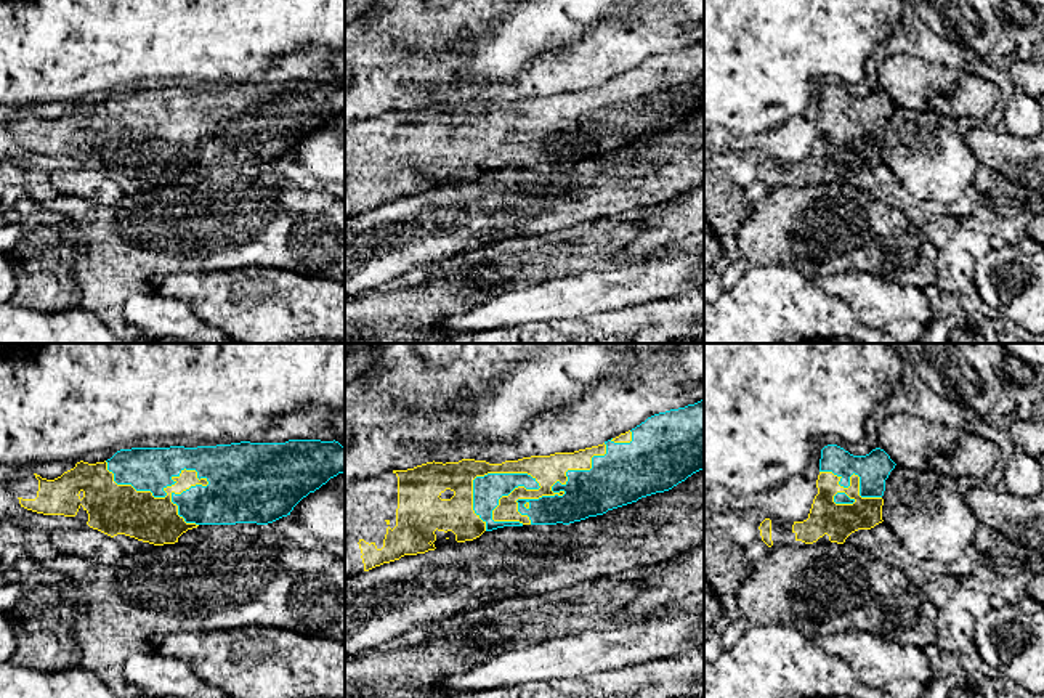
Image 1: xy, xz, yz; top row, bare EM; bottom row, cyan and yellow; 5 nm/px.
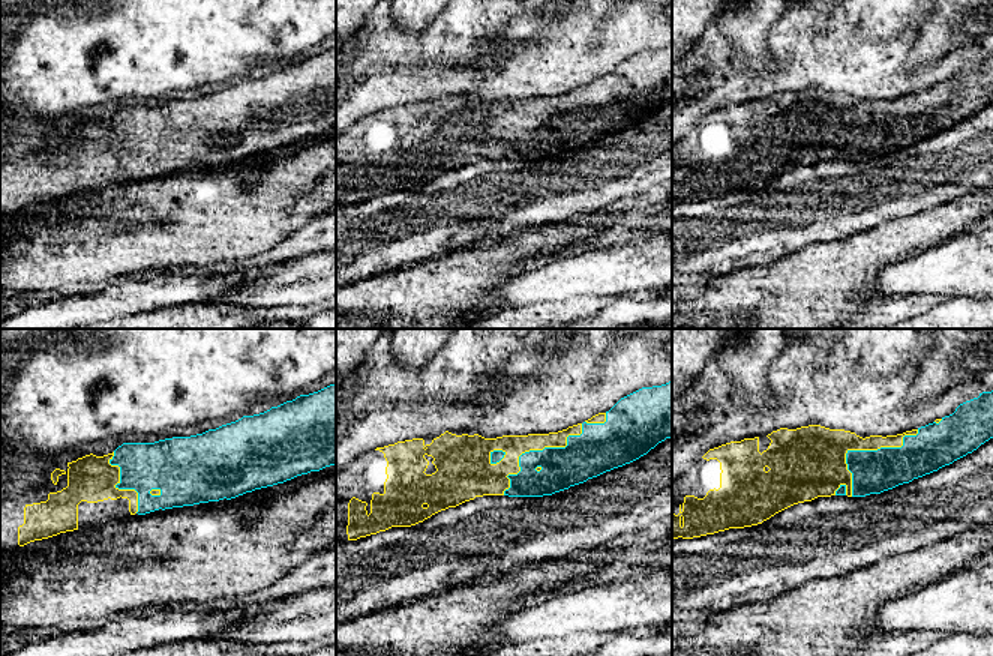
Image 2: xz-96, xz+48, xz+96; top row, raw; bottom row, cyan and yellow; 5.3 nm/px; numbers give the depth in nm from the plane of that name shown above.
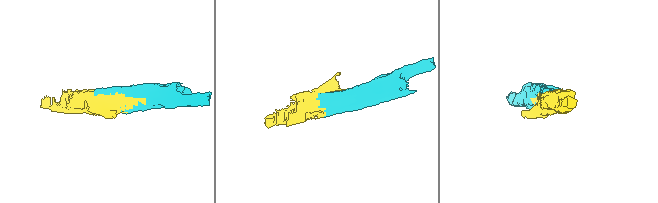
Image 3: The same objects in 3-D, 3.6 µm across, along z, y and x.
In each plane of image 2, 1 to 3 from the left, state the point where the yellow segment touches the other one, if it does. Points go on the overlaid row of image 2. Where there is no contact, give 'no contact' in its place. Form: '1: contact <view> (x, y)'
1: contact xz-96 (117, 487)
2: contact xz+48 (536, 451)
3: contact xz+96 (864, 451)

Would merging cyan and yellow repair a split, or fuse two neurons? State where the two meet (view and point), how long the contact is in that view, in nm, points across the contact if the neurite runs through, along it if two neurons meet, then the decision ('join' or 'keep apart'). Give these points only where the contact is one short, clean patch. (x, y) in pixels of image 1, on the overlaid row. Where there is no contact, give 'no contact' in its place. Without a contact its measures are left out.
contact xy (185, 467); length 550 nm; join

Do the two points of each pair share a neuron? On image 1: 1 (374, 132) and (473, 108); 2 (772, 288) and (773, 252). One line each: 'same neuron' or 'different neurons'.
1: same neuron
2: different neurons

